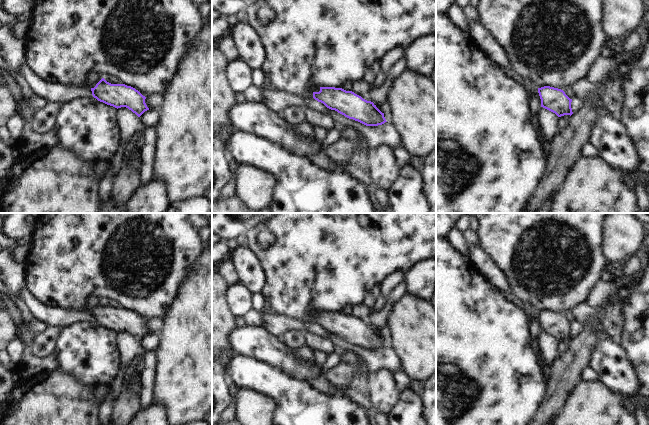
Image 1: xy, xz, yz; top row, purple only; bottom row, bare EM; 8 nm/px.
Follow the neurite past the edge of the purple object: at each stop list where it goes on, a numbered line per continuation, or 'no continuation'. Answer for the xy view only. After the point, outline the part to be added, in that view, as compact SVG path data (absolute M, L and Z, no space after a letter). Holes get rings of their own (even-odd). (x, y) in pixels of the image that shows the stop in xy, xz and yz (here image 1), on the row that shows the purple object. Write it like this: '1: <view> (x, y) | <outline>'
no continuation

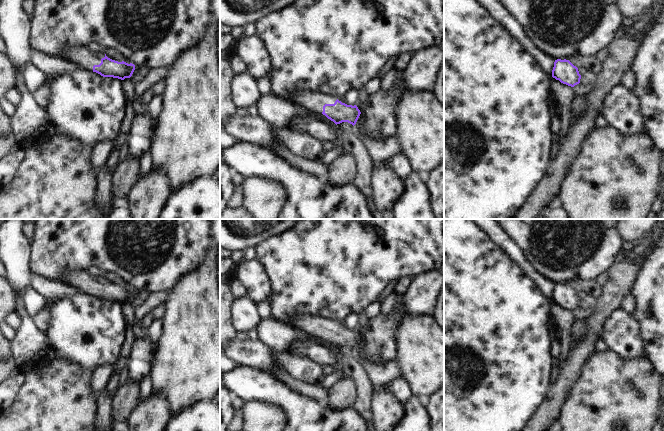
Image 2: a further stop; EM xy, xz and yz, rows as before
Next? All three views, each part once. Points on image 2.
1: xy (82, 57) | M88 47L66 48L59 56L83 70L93 71L93 66L101 63L101 59L105 57L105 52L93 53Z

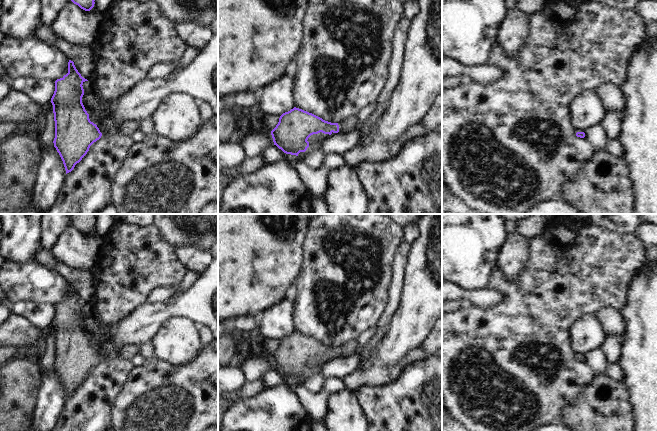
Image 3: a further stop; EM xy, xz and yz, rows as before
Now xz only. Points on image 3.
1: xz (347, 125) | M352 115L345 119L344 121L340 122L339 125L339 132L342 134L349 133L355 129L358 117L357 115Z

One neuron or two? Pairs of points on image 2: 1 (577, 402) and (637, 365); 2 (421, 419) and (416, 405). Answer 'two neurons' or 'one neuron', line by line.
1: one neuron
2: one neuron

